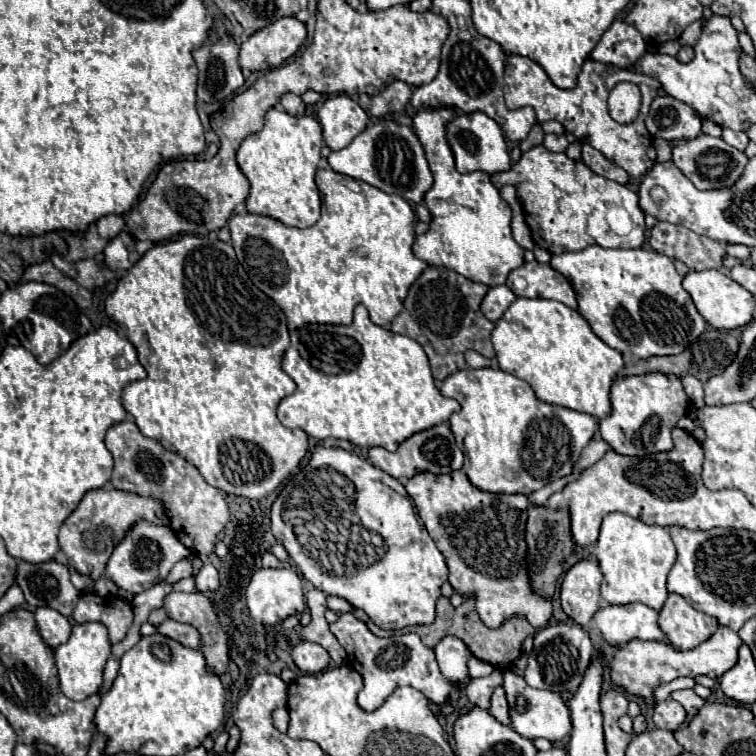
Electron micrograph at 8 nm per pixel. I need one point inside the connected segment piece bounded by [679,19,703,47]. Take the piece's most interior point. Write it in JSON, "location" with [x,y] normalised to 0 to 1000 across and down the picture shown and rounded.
{"location":[914,45]}

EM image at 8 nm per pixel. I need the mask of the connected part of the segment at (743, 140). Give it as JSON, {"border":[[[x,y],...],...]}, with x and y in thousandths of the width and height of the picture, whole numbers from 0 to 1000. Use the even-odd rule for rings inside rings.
{"border":[[[956,171],[956,187],[959,189],[964,189],[967,194],[972,194],[972,197],[978,197],[978,200],[985,200],[985,194],[988,194],[988,189],[991,189],[991,181],[988,181],[988,176],[983,176],[983,173],[970,173],[970,171]]]}

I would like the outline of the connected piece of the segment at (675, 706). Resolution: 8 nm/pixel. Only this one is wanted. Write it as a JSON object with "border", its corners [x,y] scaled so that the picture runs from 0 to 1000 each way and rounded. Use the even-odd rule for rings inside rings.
{"border":[[[885,922],[885,925],[874,927],[874,930],[866,930],[866,940],[864,940],[866,962],[893,967],[906,951],[909,951],[909,943],[906,943],[903,933],[898,933],[893,925]]]}

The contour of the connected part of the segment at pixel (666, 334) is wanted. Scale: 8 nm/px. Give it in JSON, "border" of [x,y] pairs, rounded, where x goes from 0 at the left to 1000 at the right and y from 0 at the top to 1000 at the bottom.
{"border":[[[779,324],[769,332],[731,337],[726,348],[747,364],[763,388],[766,411],[806,459],[848,475],[903,467],[933,438],[935,427],[901,377],[890,343],[864,329],[800,329]]]}

